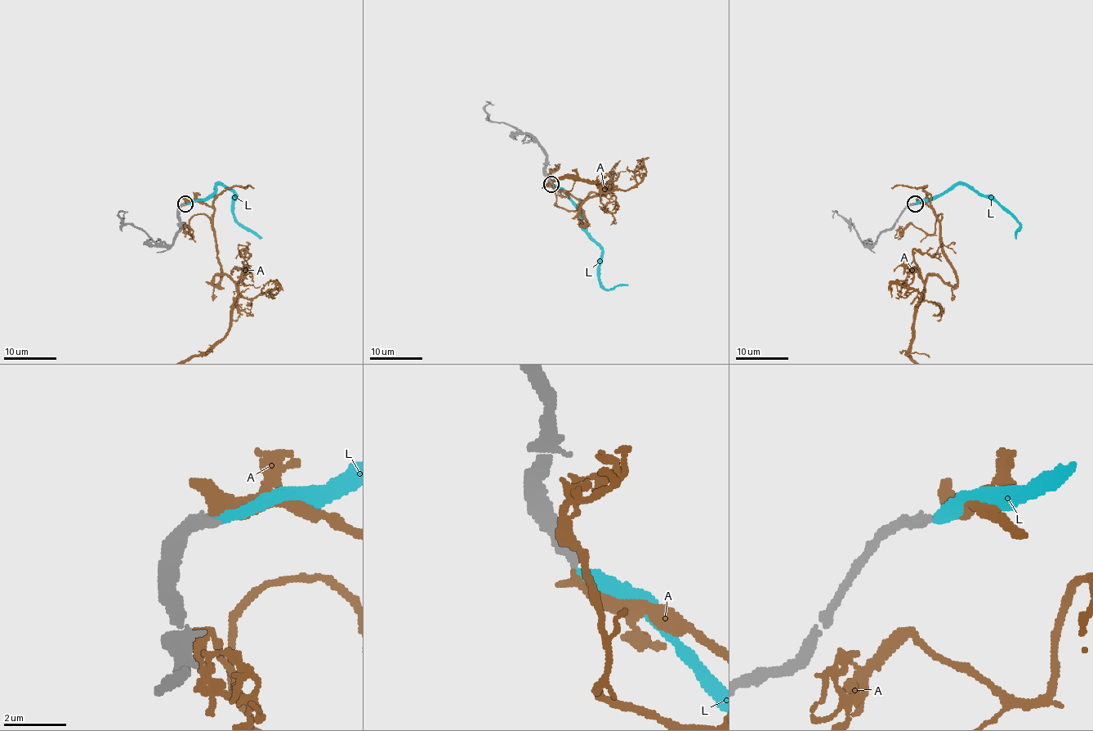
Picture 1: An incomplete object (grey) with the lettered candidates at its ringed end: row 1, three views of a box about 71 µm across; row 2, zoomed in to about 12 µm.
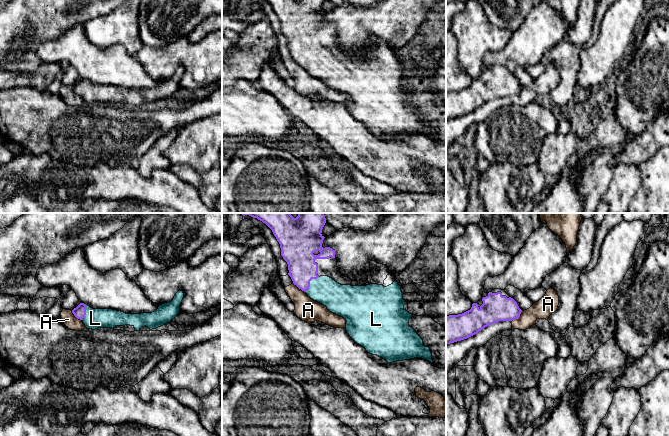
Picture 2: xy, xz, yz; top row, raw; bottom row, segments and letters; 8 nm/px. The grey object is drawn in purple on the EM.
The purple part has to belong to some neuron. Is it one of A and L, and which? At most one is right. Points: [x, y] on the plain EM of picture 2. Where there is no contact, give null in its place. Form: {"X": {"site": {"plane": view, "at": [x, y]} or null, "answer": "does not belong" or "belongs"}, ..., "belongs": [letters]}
{"A": {"site": {"plane": "xz", "at": [299, 64]}, "answer": "does not belong"}, "L": {"site": {"plane": "xz", "at": [309, 58]}, "answer": "belongs"}, "belongs": ["L"]}

